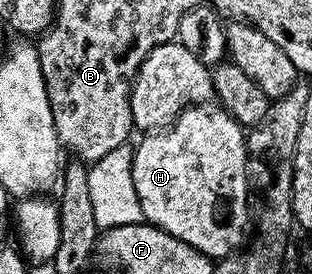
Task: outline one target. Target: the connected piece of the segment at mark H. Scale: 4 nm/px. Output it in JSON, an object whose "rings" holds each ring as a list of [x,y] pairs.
{"rings":[[[204,102],[184,110],[170,128],[144,135],[142,139],[133,148],[133,190],[137,190],[144,221],[173,234],[173,238],[181,238],[181,242],[189,242],[189,246],[206,256],[226,258],[238,253],[246,240],[248,243],[253,228],[251,176],[247,173],[249,153],[243,125],[218,103]]]}

